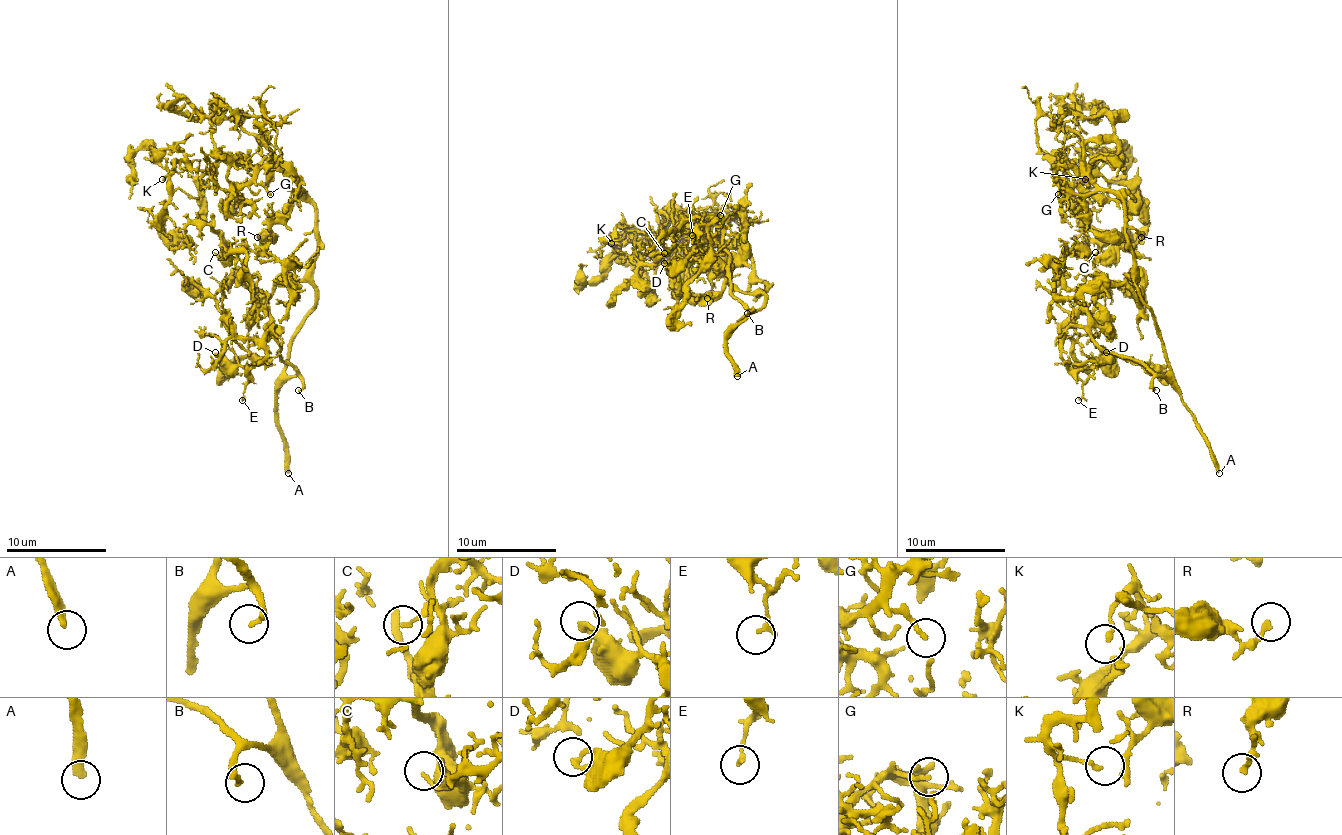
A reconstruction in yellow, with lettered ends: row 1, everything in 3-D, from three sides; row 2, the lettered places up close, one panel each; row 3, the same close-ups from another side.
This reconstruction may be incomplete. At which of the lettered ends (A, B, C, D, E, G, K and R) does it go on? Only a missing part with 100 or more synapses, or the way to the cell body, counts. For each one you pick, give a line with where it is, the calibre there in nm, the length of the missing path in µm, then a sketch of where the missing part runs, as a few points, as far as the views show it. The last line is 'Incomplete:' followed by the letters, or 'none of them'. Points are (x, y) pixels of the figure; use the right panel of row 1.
A: at (1219, 473); 280 nm thick; about 190 µm are missing
B: at (1156, 390); 190 nm thick; about 35 µm are missing; missing branch runs (1156, 390), (1131, 415), (1078, 403), (1063, 415), (1063, 423), (1088, 450), (1093, 470), (1103, 483), (1113, 438)
Incomplete: A, B

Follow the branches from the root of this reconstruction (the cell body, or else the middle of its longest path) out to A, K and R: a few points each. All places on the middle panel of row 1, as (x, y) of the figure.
A: (767, 286), (762, 291), (765, 303), (727, 333), (727, 354), (735, 364), (737, 376)
K: (767, 286), (740, 248), (712, 238), (720, 215), (662, 215), (642, 238), (621, 223), (611, 243)
R: (767, 286), (755, 276), (750, 248), (745, 243), (727, 243), (722, 245), (722, 266), (707, 298)

